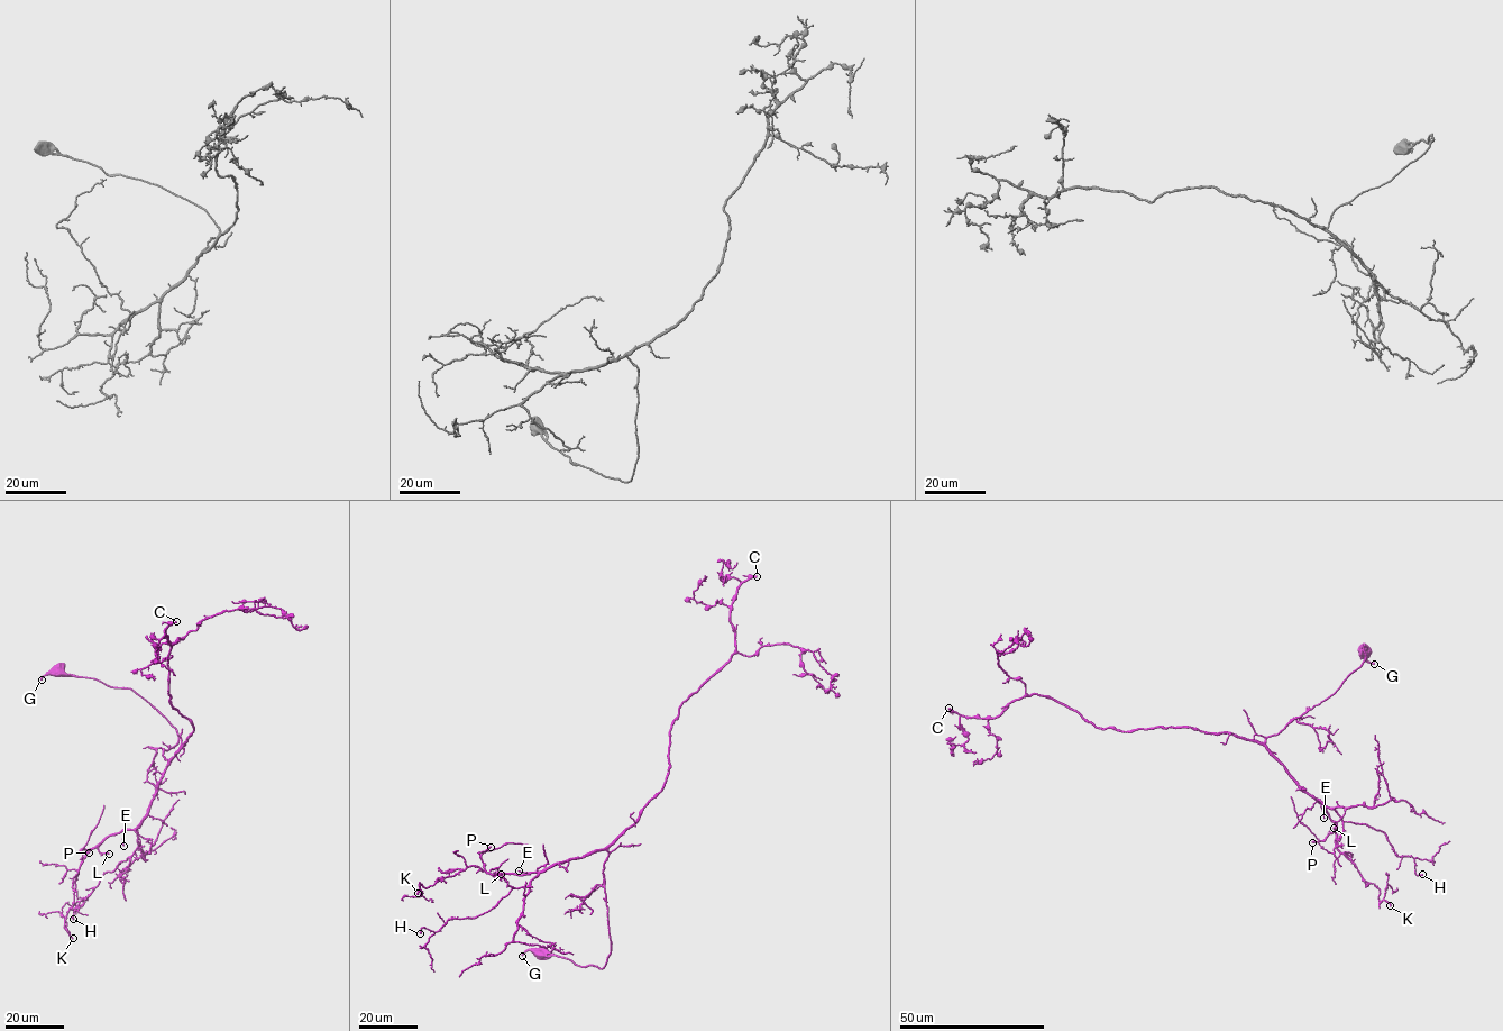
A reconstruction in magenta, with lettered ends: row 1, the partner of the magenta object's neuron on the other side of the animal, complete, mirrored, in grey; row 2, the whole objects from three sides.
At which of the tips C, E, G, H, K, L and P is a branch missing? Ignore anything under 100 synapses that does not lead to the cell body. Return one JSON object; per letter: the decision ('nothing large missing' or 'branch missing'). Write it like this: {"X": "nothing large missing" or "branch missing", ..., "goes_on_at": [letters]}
{"C": "branch missing", "E": "nothing large missing", "G": "nothing large missing", "H": "nothing large missing", "K": "nothing large missing", "L": "nothing large missing", "P": "nothing large missing", "goes_on_at": ["C"]}

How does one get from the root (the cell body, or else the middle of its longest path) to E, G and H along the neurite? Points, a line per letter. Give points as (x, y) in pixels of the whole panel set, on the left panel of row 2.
E: (58, 669), (130, 687), (176, 731), (124, 846)
G: (58, 669), (42, 680)
H: (58, 669), (130, 687), (179, 739), (163, 749), (168, 764), (137, 827), (137, 847), (103, 873), (73, 919)

